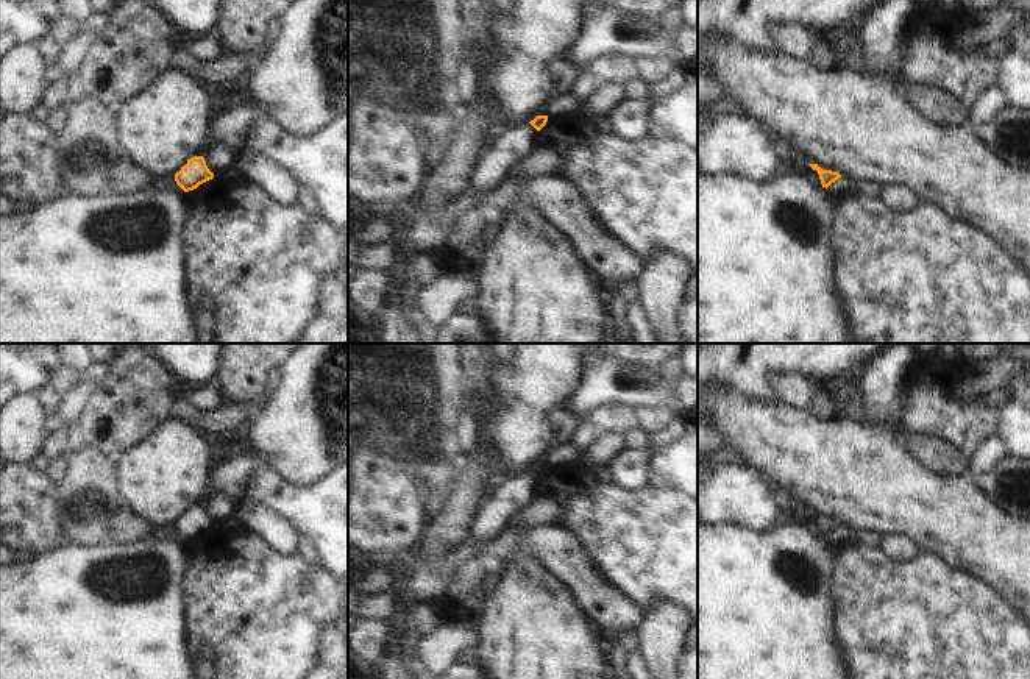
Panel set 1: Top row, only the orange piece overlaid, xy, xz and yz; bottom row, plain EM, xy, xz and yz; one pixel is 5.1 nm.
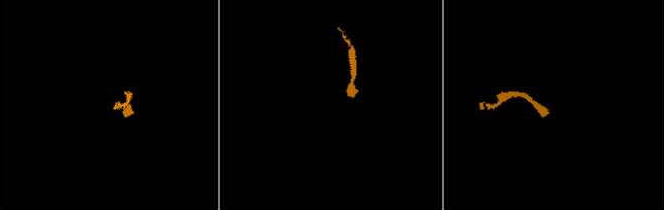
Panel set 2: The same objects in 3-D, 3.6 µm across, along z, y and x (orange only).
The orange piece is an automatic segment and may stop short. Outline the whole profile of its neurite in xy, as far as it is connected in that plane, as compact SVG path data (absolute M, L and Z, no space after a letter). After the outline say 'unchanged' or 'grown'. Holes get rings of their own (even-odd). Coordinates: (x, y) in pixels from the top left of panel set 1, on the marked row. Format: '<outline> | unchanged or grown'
M203 156L187 159L187 164L175 173L175 181L184 192L194 190L212 178L214 173L208 169Z | unchanged

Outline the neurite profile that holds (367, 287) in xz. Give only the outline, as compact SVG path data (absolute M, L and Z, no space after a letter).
M373 268L348 272L350 300L370 312L375 312L384 303L390 284L389 272Z

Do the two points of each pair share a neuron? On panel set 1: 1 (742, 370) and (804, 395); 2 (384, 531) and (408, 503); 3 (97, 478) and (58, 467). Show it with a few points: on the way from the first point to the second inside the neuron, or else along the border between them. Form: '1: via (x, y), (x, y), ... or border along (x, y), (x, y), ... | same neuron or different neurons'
1: border along (810, 380), (785, 373), (779, 375), (773, 384) | different neurons
2: via (386, 525), (401, 509) | same neuron
3: border along (67, 455), (64, 472), (55, 481) | different neurons

